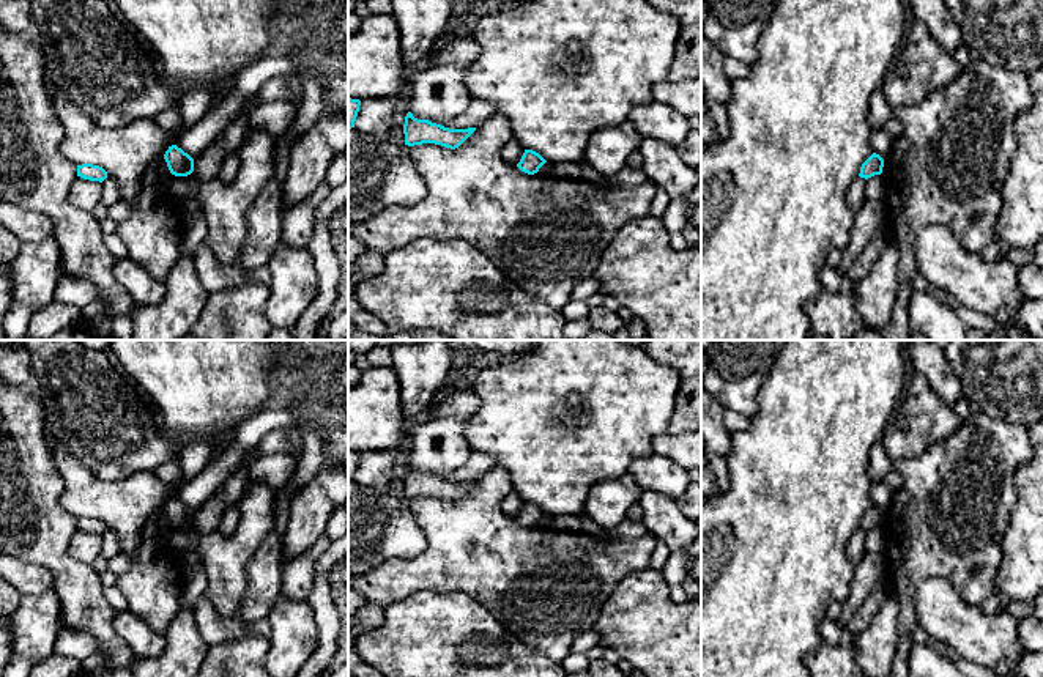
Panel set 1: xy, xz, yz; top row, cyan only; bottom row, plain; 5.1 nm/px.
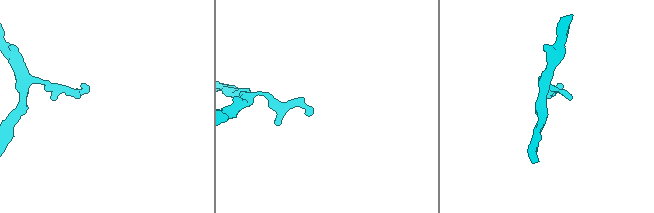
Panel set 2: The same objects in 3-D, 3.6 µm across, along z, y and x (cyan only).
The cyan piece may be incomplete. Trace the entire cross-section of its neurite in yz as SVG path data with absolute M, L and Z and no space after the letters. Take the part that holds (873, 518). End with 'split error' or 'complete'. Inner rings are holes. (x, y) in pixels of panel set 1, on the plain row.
M873 505L862 516L859 529L868 532L868 531L871 531L874 527L881 527L882 526L882 520L884 520L884 512L879 507Z; complete

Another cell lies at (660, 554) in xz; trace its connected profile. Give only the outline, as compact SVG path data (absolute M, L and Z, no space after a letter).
M657 542L657 546L651 559L651 568L662 572L668 562L670 554L671 549L663 542Z

